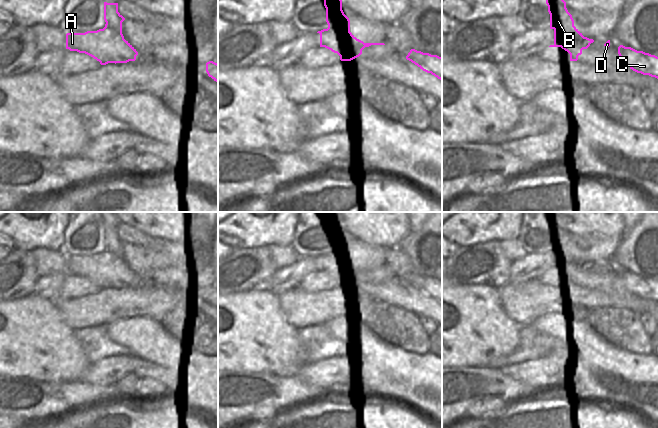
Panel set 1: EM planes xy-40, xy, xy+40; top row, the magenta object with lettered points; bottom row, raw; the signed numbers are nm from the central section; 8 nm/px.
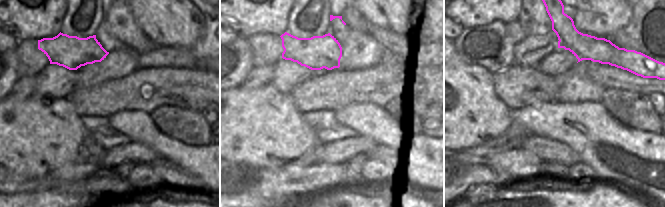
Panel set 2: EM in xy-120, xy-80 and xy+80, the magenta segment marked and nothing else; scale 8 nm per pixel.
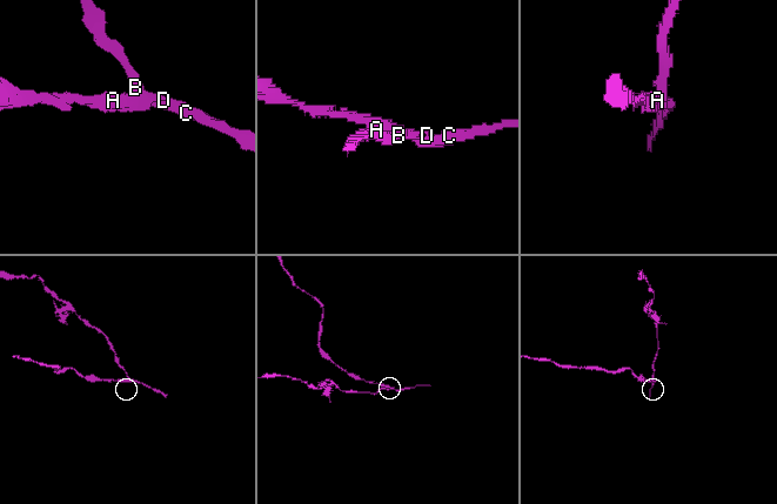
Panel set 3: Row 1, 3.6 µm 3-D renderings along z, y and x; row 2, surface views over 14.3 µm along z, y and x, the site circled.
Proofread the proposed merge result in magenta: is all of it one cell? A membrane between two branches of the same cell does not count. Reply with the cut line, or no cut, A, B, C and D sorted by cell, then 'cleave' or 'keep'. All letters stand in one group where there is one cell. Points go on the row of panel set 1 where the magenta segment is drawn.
cut xy (328, 26), (346, 37), (340, 42), (338, 51); groups A C D / B; cleave

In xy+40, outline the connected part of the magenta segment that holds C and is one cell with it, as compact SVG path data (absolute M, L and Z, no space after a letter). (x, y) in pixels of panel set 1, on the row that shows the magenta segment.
M620 45L618 54L625 65L637 73L658 79L658 57Z

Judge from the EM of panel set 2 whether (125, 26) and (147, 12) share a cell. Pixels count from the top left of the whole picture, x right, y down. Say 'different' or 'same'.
different

